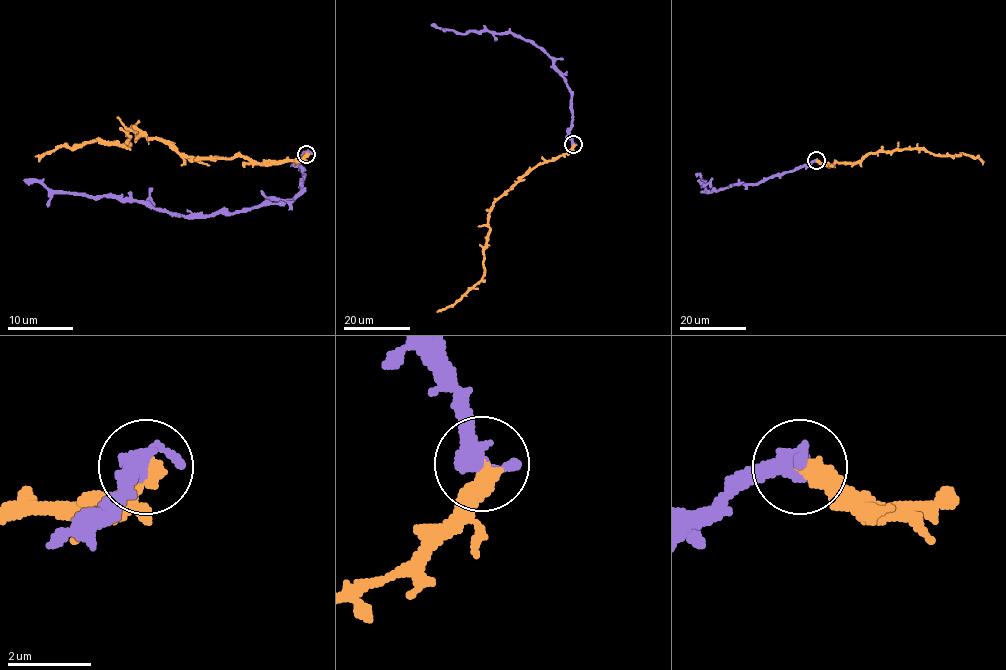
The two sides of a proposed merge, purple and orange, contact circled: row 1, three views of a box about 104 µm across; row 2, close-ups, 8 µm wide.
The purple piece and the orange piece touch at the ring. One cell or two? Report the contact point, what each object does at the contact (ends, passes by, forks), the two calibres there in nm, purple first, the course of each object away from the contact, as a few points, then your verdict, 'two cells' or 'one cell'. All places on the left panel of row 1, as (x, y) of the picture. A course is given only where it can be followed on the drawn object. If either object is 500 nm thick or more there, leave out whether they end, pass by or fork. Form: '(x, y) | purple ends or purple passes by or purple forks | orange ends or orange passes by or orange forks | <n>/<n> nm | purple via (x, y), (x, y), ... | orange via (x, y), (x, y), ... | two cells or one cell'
(306, 154) | 550/480 nm | purple via (306, 154), (298, 162), (301, 190), (291, 200), (239, 211), (170, 215), (24, 179) | orange via (306, 154), (264, 164), (236, 156), (190, 159), (162, 141), (129, 129), (129, 144), (85, 141), (35, 156) | two cells

